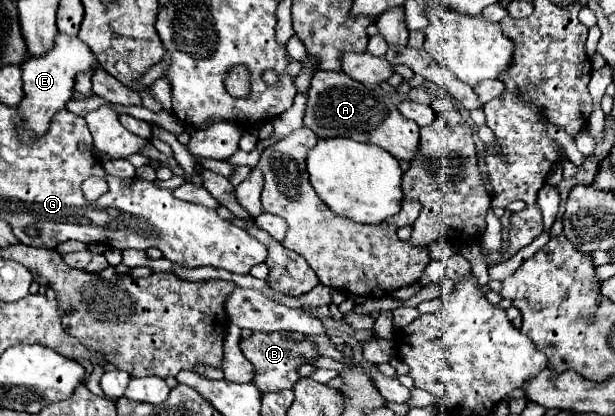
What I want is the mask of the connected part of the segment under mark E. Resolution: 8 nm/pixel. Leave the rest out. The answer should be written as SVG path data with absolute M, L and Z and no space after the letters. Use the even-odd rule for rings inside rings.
M58 33L56 41L52 45L52 49L48 49L42 55L34 55L32 59L28 59L20 69L22 69L22 81L24 81L24 99L20 101L18 109L20 109L20 117L24 121L22 127L22 141L34 141L40 133L46 133L48 123L52 119L52 115L64 105L68 99L72 99L74 93L74 77L80 71L90 71L98 65L96 55L92 53L92 49L82 43L78 37L66 35L66 33Z

